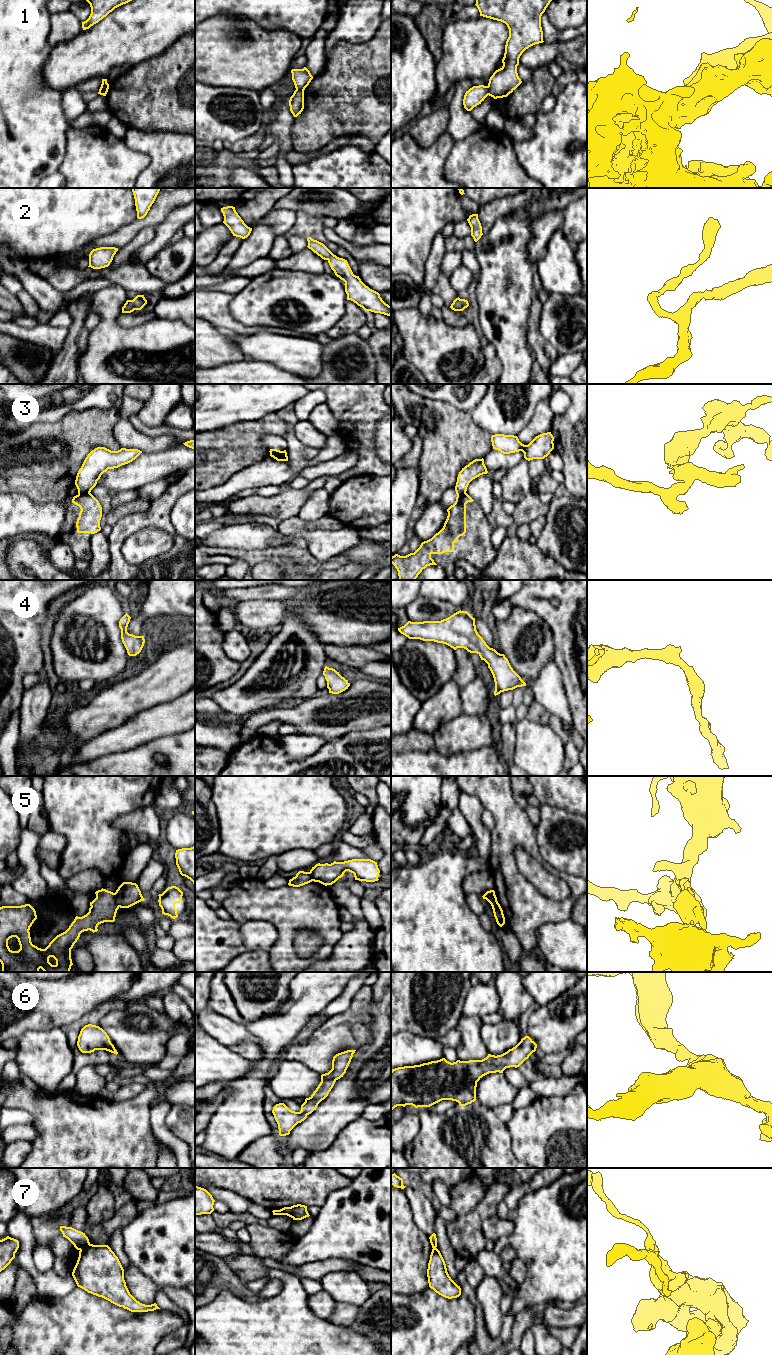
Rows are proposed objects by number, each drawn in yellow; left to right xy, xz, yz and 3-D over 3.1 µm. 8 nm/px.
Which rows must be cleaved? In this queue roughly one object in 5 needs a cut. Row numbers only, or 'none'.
1, 3, 5, 7

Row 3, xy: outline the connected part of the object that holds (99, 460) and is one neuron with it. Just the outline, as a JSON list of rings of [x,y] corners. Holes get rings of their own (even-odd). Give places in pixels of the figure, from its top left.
[[[105,447],[95,448],[87,455],[77,473],[75,485],[78,494],[90,493],[104,472],[132,462],[141,453],[138,449],[111,451]]]

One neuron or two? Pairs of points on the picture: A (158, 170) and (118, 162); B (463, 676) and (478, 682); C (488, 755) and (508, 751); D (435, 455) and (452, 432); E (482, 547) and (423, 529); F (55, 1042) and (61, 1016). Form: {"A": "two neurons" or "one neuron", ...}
{"A": "two neurons", "B": "two neurons", "C": "two neurons", "D": "one neuron", "E": "one neuron", "F": "two neurons"}

